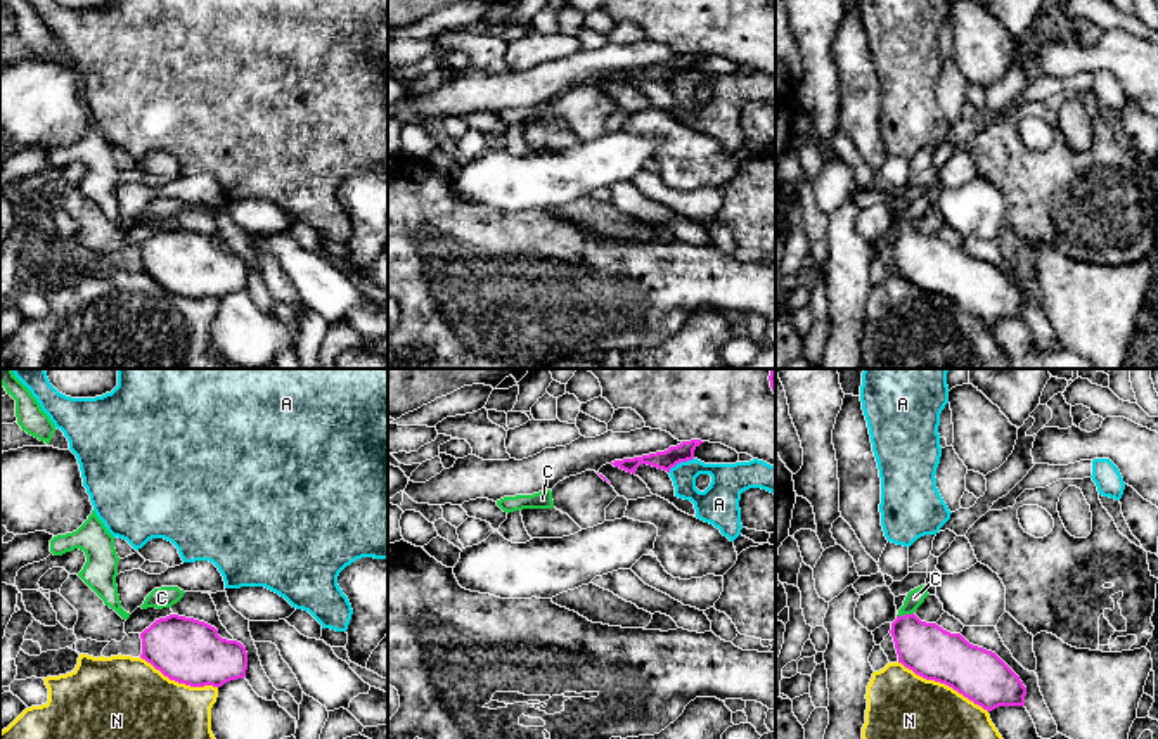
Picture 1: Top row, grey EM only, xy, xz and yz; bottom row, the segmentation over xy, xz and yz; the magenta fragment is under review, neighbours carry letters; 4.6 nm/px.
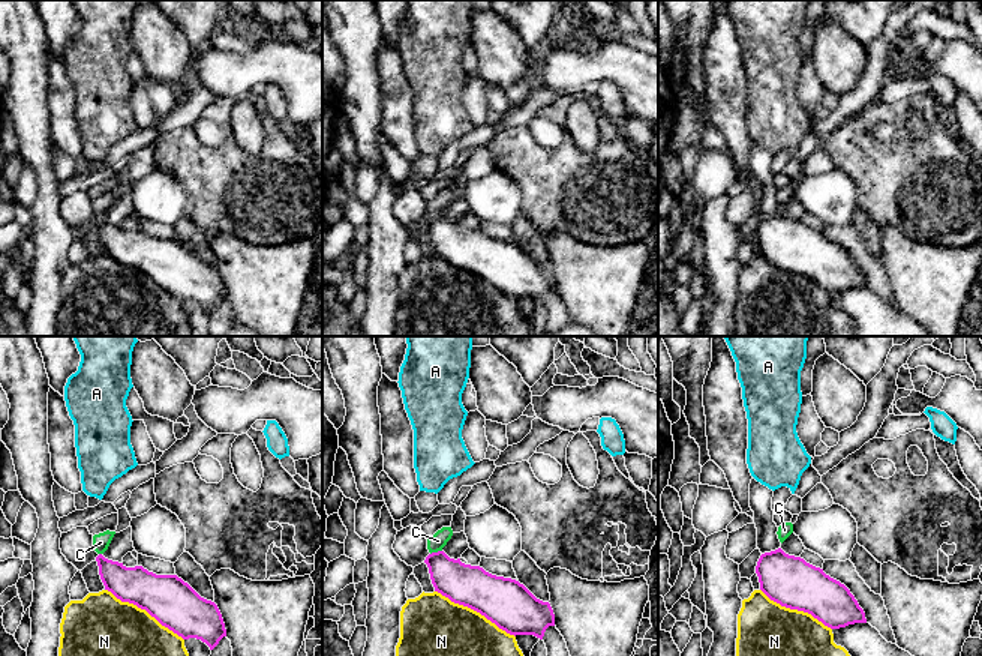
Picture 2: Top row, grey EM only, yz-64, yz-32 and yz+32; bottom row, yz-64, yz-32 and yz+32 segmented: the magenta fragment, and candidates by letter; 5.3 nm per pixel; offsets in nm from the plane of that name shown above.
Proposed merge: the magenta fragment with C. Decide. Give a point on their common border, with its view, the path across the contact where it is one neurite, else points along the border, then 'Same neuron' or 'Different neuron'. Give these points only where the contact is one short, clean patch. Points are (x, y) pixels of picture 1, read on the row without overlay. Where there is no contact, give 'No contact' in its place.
Touches magenta at yz (904, 227). Boundary: yz (913, 224), (897, 229). Different neuron

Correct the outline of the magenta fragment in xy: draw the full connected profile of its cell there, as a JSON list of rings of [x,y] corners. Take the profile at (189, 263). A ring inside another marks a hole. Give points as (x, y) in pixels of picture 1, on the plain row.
[[[170,227],[140,246],[140,270],[170,292],[190,299],[222,299],[246,289],[248,265],[204,234]]]

